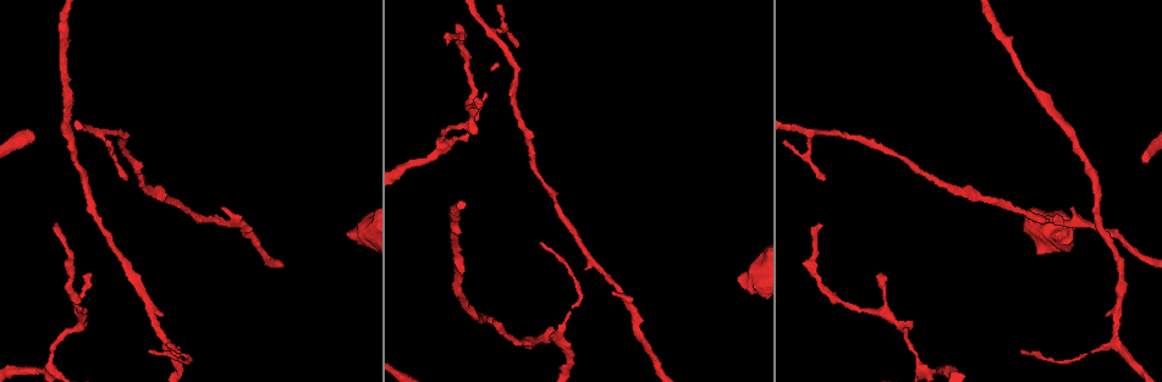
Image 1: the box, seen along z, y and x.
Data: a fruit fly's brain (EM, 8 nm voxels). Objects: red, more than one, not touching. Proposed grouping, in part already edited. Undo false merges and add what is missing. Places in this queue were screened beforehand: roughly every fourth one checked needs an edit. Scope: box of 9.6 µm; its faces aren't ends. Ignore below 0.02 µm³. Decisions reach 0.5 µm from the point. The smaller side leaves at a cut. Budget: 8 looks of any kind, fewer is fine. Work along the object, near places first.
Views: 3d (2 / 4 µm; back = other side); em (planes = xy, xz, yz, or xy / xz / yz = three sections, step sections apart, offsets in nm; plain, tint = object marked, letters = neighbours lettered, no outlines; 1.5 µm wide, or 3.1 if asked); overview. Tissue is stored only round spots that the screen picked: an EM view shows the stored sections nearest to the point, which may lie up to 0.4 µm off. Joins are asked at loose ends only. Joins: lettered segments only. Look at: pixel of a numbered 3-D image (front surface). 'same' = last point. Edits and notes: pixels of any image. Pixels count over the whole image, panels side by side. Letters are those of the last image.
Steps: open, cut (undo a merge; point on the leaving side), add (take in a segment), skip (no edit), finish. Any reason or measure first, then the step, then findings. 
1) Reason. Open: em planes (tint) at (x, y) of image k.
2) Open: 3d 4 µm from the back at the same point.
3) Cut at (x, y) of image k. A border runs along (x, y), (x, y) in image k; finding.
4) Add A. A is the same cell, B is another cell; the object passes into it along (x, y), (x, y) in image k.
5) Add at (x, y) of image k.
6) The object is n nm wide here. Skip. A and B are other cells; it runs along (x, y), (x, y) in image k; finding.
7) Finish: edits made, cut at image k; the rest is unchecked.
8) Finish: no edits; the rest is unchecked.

Tapers out. Open: em xy step 8 (tint) at (879, 274) of image 1.

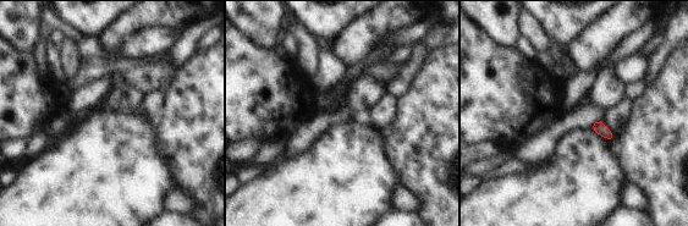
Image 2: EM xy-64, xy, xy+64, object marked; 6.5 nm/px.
Open: em planes (letters) at the same point.

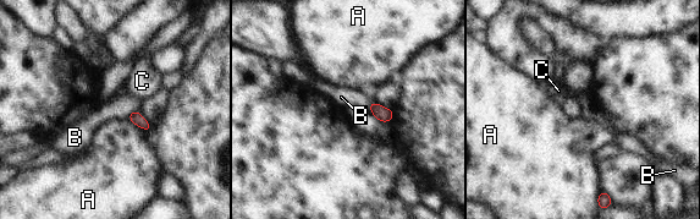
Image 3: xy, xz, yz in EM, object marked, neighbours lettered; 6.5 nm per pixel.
Skip. A, B and C are other cells; no lettered segment goes on from it.

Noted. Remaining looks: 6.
Tapers out. Open: em xz step 8 (letters) at (56, 228) of image 1.

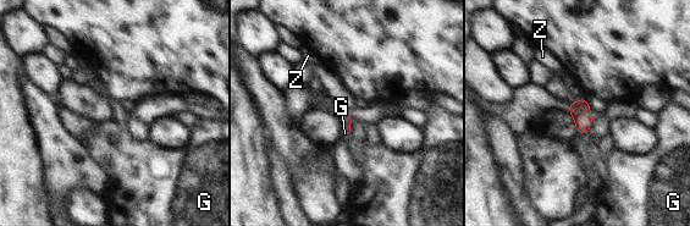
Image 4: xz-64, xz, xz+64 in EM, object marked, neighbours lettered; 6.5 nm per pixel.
Cut it another way. Open: em planes (letters) at the same point.

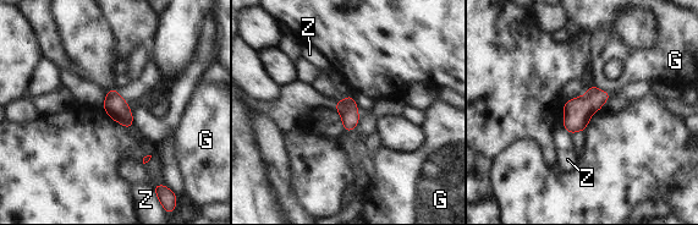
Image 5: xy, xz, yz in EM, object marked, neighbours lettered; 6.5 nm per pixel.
Skip. G and Z are other cells; a border runs along (593, 83), (610, 93) in image 5; no lettered segment goes on from it.

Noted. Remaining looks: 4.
Branch stops here. Open: 3d 4 µm at (825, 180) of image 1.

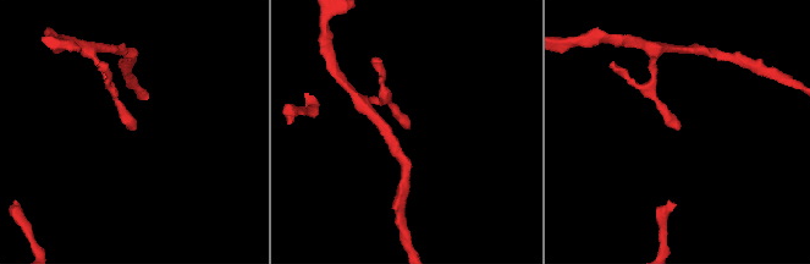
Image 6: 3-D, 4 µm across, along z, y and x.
Open: em xy step 4 (tint) at (408, 126) of image 6.

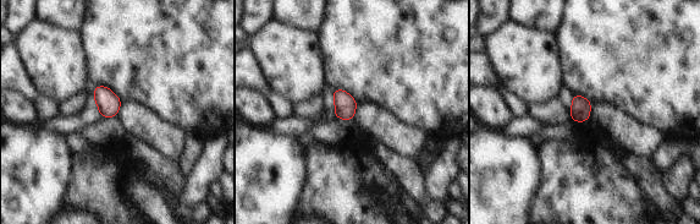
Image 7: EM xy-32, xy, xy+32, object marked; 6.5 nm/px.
Open: em planes (letters) at the same point.

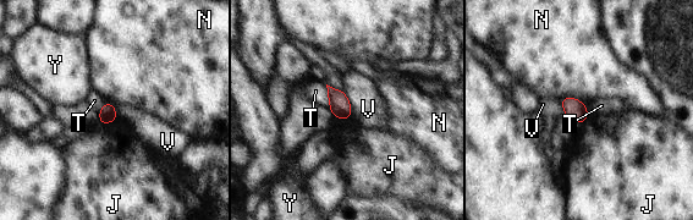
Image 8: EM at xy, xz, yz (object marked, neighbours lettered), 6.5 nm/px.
The object is 110 nm wide here. Skip. J, N, T, V and Y are other cells; a border runs along (342, 92), (350, 104), (350, 117) in image 8; no lettered segment goes on from it.

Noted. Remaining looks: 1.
Finish: no edits; the rest is unchecked.

